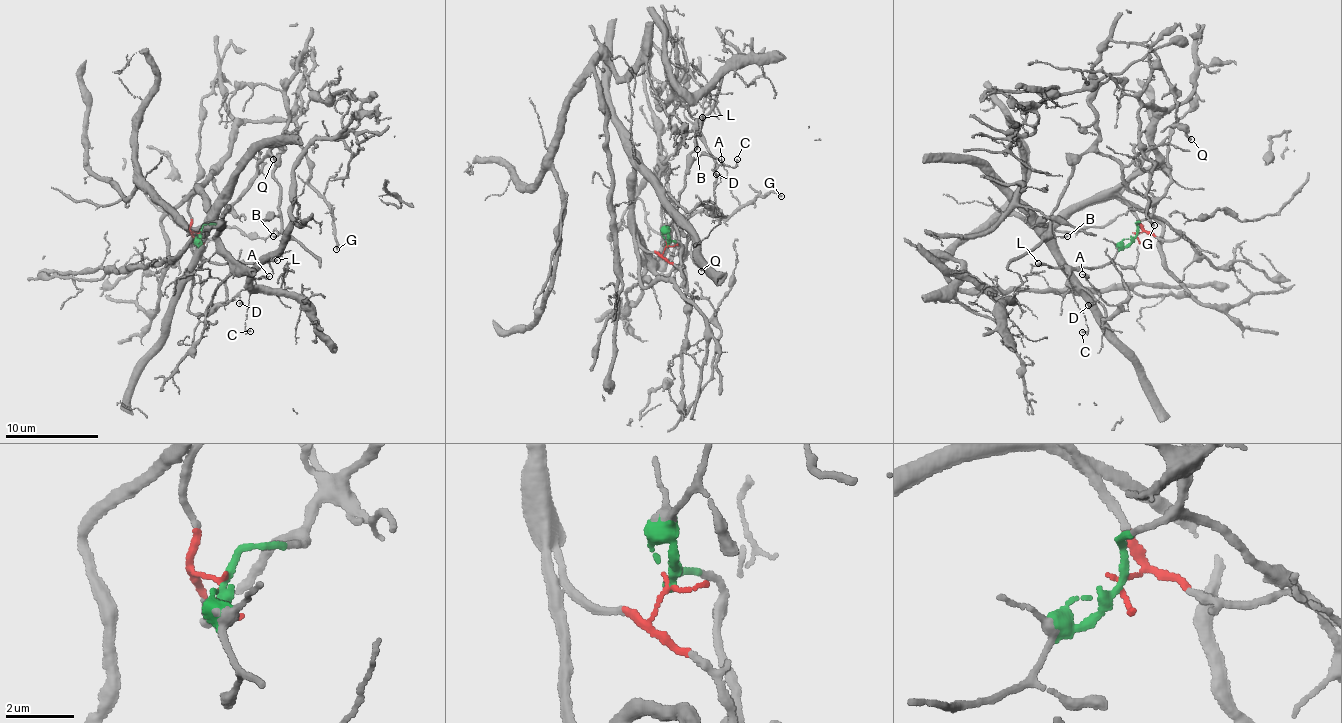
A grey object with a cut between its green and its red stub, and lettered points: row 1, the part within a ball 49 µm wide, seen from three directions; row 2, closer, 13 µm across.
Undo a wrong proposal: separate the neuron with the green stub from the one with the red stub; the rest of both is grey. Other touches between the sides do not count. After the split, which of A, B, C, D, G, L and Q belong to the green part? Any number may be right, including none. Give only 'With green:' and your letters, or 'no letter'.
With green: B, C, L, Q

